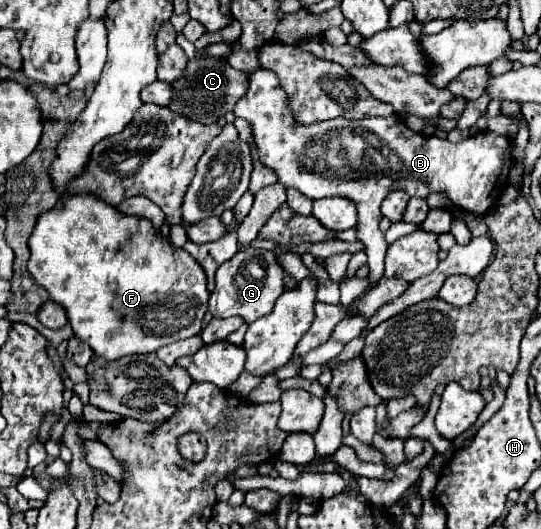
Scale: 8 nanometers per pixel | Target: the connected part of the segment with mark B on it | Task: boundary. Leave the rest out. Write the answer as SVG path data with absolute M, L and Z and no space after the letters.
M258 68L250 74L248 90L236 104L234 114L252 124L258 158L264 166L276 172L280 184L286 188L298 188L312 200L342 196L356 204L356 236L368 248L368 288L374 288L384 272L384 254L388 244L376 222L380 222L380 204L392 190L404 190L408 196L420 198L428 198L432 192L444 192L454 206L478 216L486 214L504 192L504 180L508 180L512 168L512 142L504 134L484 130L458 144L452 144L438 136L422 136L412 132L402 120L396 122L396 116L390 116L386 120L390 124L388 134L382 132L382 126L376 128L380 142L386 142L382 144L386 148L384 168L374 168L374 160L364 158L362 164L370 162L372 170L350 172L350 162L340 156L340 134L344 132L344 124L348 124L348 120L336 118L318 124L300 124L294 120L286 100L288 94L278 84L276 74L272 70Z

